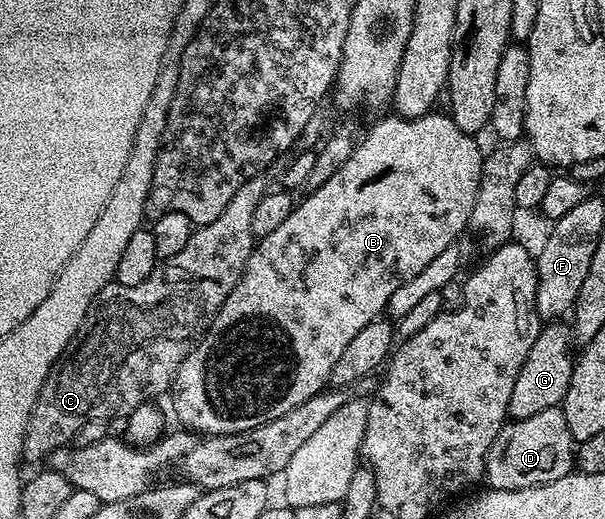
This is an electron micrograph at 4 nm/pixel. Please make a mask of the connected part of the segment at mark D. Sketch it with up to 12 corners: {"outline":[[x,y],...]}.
{"outline":[[556,406],[506,421],[485,454],[490,490],[567,476],[575,443]]}

